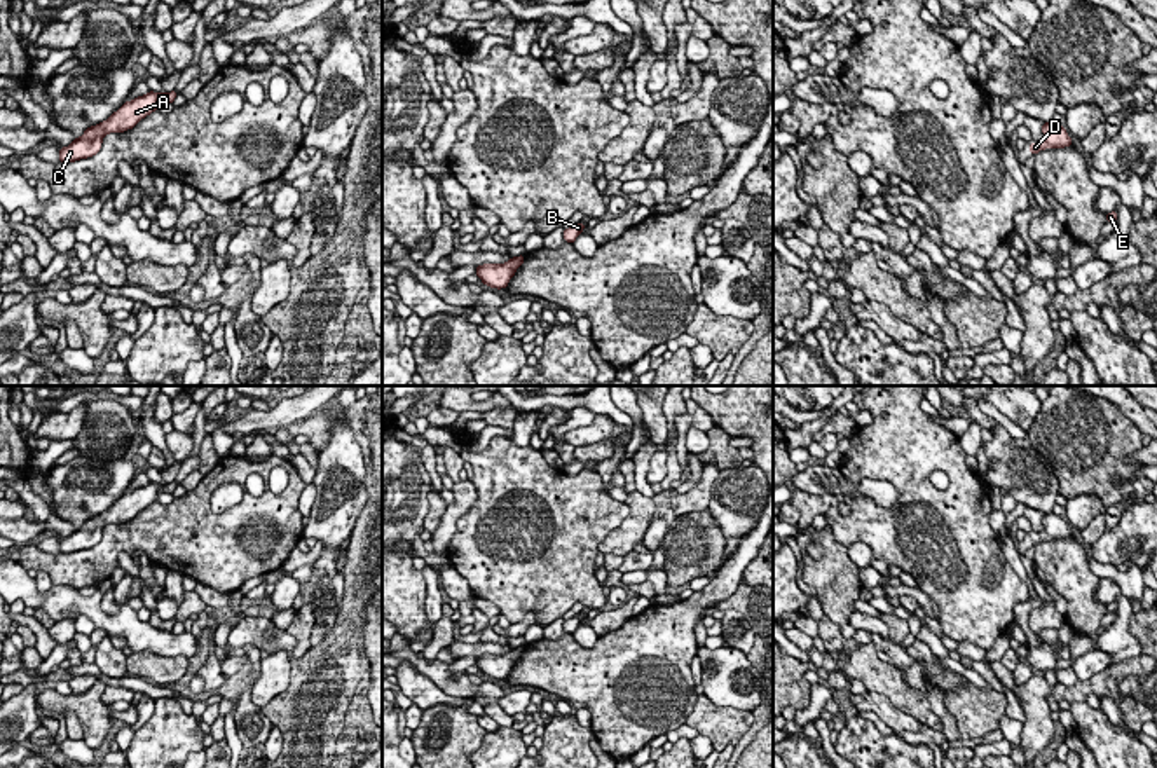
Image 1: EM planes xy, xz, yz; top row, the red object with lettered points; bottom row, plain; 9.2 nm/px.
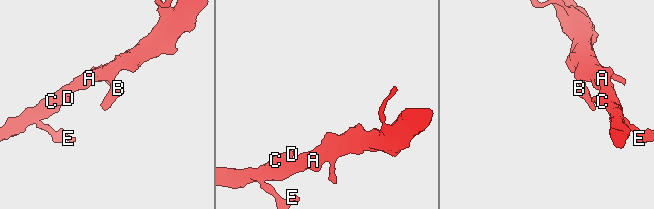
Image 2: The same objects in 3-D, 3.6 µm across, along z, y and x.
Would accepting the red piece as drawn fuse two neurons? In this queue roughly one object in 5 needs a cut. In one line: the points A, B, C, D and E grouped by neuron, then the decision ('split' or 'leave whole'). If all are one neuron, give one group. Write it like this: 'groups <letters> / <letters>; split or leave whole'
groups A B C D E; leave whole

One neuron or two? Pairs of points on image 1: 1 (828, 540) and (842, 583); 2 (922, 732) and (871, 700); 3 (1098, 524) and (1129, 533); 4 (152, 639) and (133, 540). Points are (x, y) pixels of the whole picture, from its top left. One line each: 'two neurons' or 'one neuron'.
1: one neuron
2: one neuron
3: two neurons
4: two neurons

